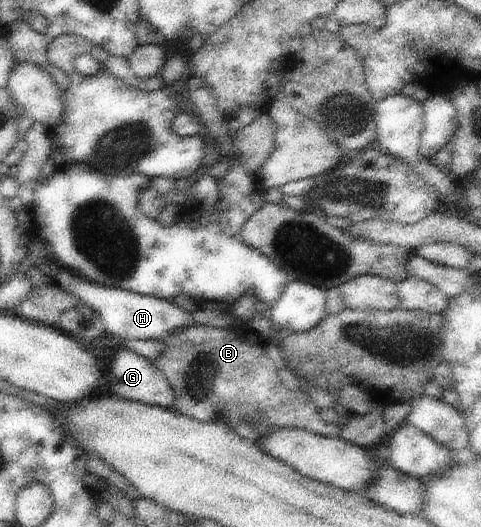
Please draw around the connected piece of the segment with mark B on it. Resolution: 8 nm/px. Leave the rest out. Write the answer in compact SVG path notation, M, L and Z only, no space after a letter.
M194 321L190 329L182 327L176 335L166 335L162 341L166 349L154 361L154 367L172 385L174 409L182 415L228 424L247 440L253 439L252 431L258 421L273 428L298 427L326 437L339 437L342 427L326 423L308 394L282 384L279 369L266 355L267 342L255 330L220 328Z

